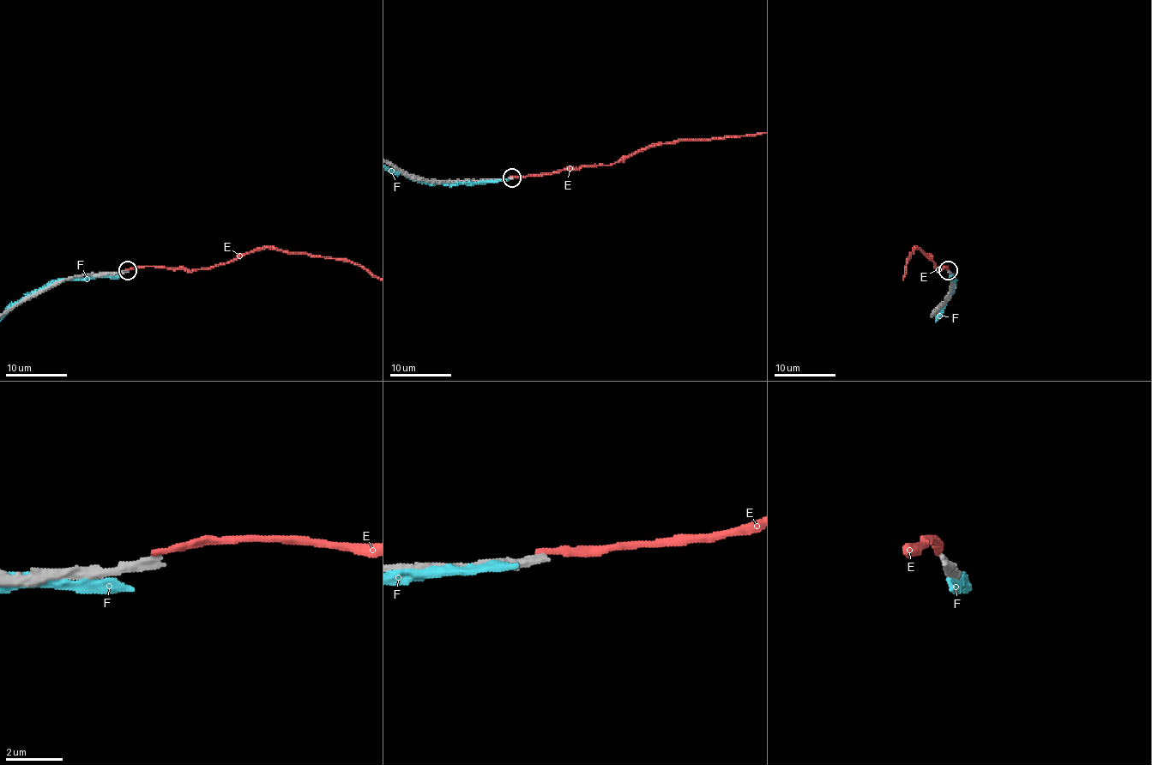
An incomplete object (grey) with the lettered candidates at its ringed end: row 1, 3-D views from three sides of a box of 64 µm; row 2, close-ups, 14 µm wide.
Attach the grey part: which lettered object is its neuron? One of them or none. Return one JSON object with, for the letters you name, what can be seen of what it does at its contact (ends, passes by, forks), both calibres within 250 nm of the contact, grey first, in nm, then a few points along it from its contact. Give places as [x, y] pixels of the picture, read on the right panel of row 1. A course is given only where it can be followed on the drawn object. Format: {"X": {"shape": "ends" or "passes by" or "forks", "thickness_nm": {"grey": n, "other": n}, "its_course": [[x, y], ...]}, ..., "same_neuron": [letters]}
{"same_neuron": []}

